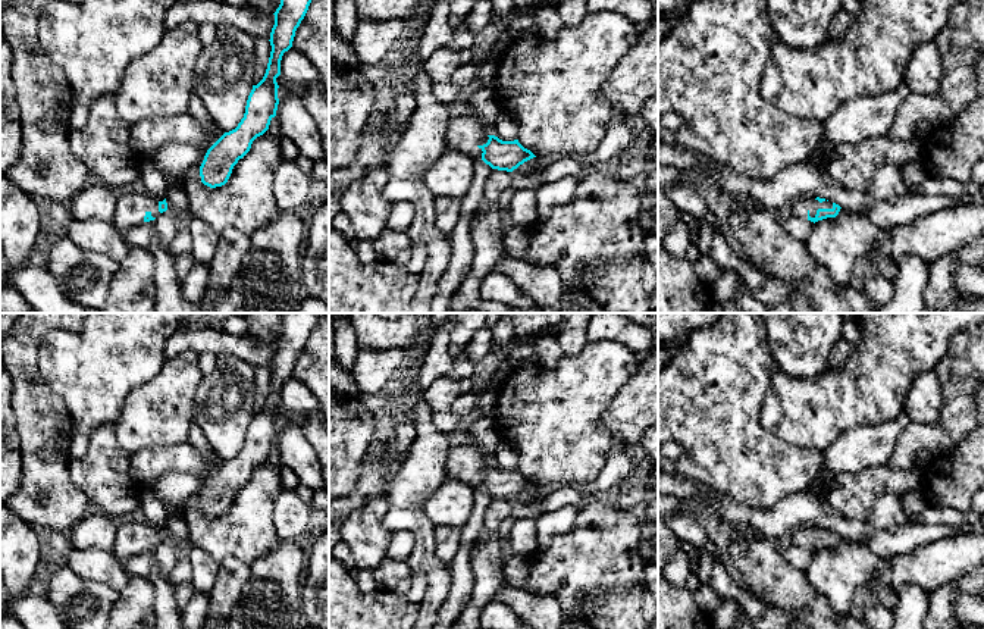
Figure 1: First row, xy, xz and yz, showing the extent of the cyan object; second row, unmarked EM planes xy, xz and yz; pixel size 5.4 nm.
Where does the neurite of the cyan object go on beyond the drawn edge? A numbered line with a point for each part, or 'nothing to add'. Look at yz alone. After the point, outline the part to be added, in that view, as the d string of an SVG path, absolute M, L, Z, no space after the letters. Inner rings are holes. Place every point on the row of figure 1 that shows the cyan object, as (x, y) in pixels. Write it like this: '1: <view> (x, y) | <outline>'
1: yz (799, 209) | M800 197L793 201L790 210L786 215L808 219L809 216L815 218L818 209L833 209L833 203L827 200L820 203L815 198Z

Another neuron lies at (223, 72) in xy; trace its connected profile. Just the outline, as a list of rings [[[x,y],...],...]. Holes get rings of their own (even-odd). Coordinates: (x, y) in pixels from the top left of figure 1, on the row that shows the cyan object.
[[[232,25],[217,26],[214,41],[203,46],[192,91],[223,132],[235,129],[244,118],[254,69],[254,38]]]

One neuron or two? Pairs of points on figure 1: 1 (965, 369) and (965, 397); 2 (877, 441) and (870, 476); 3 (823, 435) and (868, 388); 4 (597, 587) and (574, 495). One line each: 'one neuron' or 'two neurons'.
1: one neuron
2: two neurons
3: one neuron
4: two neurons

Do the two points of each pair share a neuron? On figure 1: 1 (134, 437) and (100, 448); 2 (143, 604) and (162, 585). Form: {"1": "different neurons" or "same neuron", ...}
{"1": "different neurons", "2": "different neurons"}

